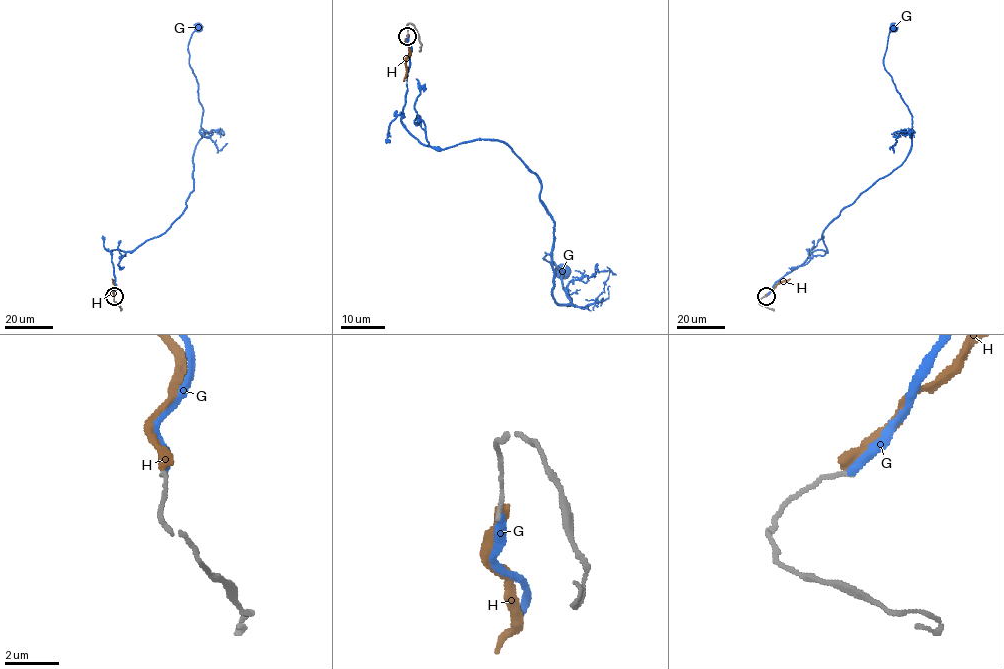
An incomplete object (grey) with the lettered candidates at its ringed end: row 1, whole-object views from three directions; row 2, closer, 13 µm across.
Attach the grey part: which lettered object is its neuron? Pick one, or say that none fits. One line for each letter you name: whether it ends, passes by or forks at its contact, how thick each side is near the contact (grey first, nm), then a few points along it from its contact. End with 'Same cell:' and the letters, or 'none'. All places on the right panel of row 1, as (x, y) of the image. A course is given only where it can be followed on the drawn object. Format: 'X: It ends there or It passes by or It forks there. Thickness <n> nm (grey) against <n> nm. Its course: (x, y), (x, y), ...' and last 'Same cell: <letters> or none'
Same cell: none

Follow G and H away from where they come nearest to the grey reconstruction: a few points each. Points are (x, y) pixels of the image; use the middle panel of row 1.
G: (407, 36), (401, 124), (442, 148), (503, 142), (541, 183), (552, 297), (572, 306), (545, 253), (561, 271)
H: (407, 35), (409, 56), (403, 80)

